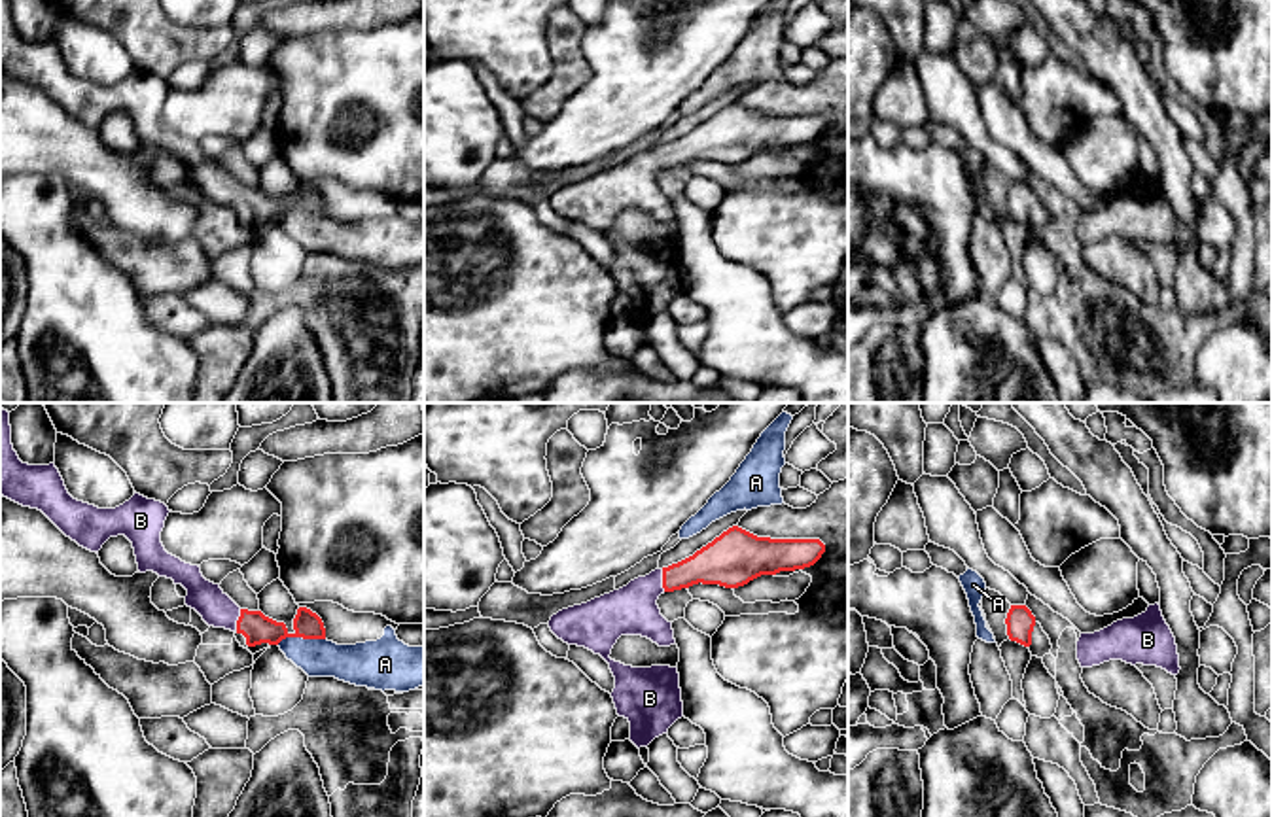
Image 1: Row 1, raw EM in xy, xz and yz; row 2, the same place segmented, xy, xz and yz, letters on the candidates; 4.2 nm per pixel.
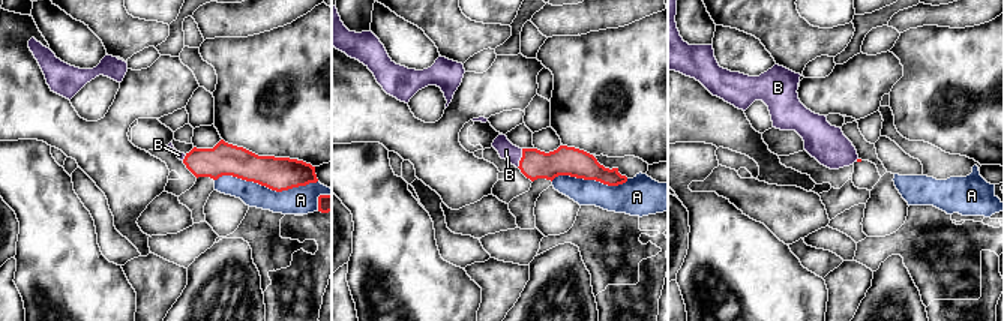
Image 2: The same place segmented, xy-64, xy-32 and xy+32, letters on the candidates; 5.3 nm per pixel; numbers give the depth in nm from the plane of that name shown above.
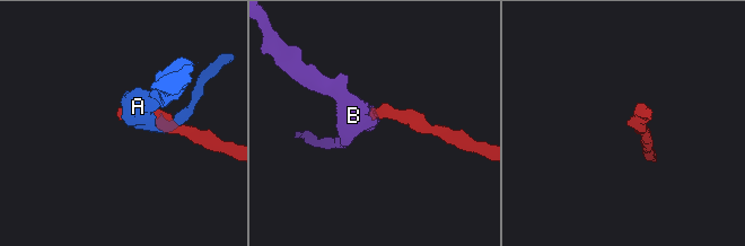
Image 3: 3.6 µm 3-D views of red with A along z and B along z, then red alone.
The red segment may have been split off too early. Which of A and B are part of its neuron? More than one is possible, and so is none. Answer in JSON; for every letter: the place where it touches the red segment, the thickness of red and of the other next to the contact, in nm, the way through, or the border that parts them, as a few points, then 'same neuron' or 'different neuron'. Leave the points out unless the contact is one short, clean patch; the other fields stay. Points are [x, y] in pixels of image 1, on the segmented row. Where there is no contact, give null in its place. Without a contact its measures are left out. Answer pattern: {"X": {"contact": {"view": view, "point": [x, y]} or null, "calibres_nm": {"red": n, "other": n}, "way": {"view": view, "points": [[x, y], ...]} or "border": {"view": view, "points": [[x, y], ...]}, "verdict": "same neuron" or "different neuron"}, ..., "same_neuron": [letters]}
{"A": {"contact": {"view": "xy", "point": [300, 636]}, "calibres_nm": {"red": 130, "other": 160}, "verdict": "different neuron"}, "B": {"contact": {"view": "xy", "point": [237, 621]}, "calibres_nm": {"red": 130, "other": 150}, "way": {"view": "xy", "points": [[258, 628], [237, 621], [218, 609]]}, "verdict": "same neuron"}, "same_neuron": ["B"]}

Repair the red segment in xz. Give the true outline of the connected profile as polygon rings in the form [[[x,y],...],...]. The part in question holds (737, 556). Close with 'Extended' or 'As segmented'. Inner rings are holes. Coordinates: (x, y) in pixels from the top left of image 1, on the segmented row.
[[[738,526],[729,528],[693,556],[655,569],[627,586],[574,605],[551,617],[551,632],[568,645],[600,654],[615,677],[611,692],[619,717],[630,722],[630,741],[640,749],[683,717],[678,668],[632,668],[610,658],[621,635],[642,635],[659,647],[676,643],[672,622],[657,605],[664,592],[693,584],[738,588],[761,575],[814,565],[825,545],[820,539],[757,537]]]. Extended

